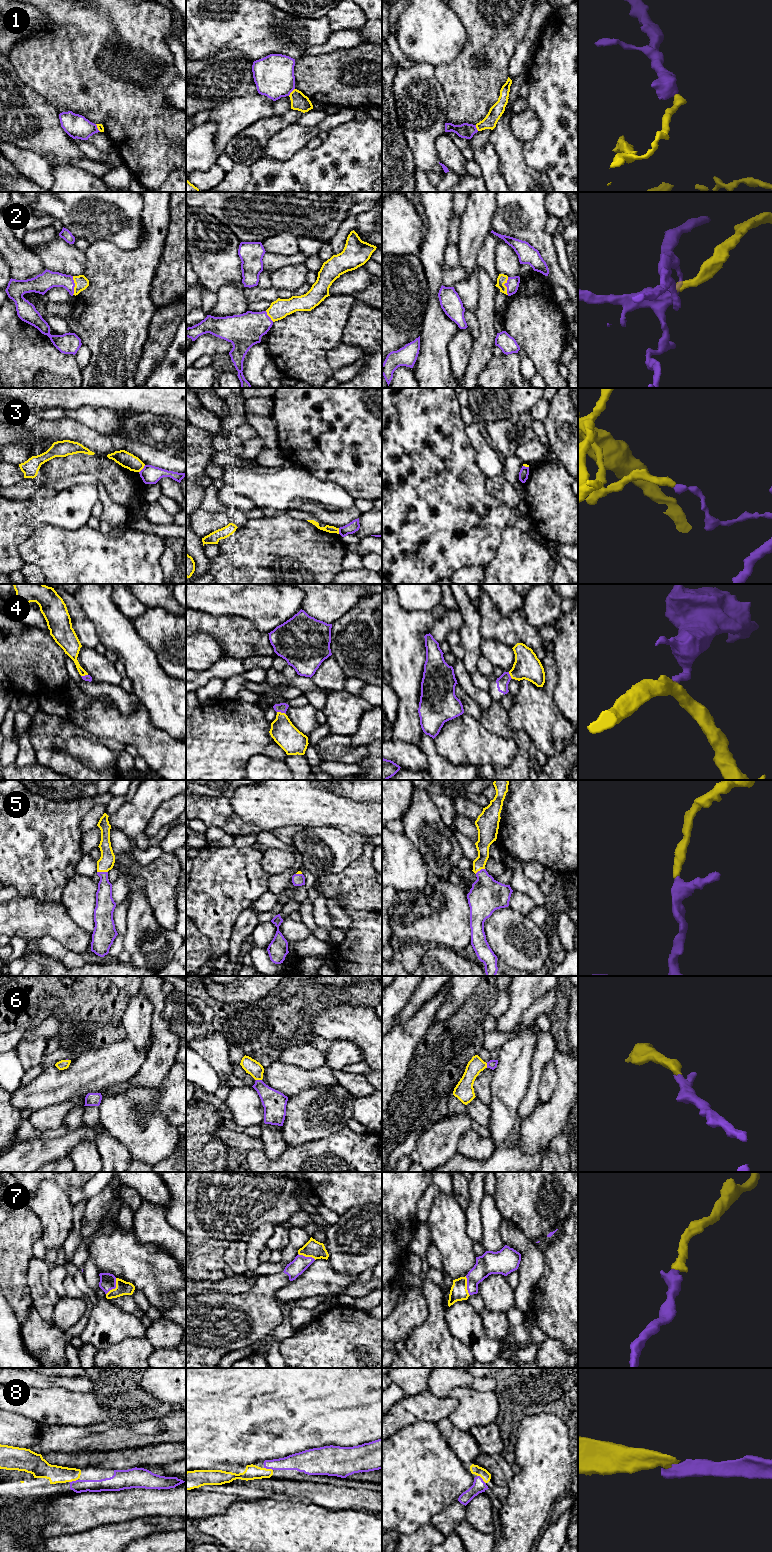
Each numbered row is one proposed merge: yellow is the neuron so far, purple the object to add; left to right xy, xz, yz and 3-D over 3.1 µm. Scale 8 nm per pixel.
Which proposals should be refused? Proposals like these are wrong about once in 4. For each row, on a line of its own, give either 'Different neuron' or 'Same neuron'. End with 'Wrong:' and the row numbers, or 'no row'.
1: Different neuron
2: Same neuron
3: Different neuron
4: Same neuron
5: Same neuron
6: Same neuron
7: Same neuron
8: Same neuron
Wrong: 1, 3

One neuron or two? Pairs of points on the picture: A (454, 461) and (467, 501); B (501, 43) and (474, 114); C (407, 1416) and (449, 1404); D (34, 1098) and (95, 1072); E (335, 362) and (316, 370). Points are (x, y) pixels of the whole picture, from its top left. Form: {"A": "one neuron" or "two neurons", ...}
{"A": "one neuron", "B": "one neuron", "C": "one neuron", "D": "one neuron", "E": "two neurons"}

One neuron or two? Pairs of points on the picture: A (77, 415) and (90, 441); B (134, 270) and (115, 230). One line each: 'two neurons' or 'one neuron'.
A: two neurons
B: two neurons

